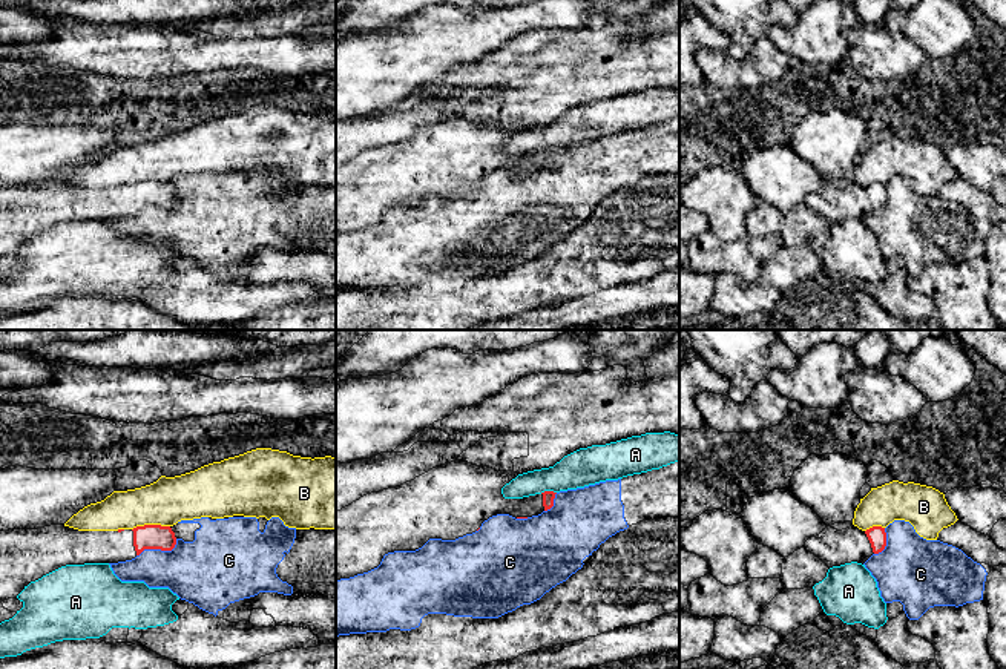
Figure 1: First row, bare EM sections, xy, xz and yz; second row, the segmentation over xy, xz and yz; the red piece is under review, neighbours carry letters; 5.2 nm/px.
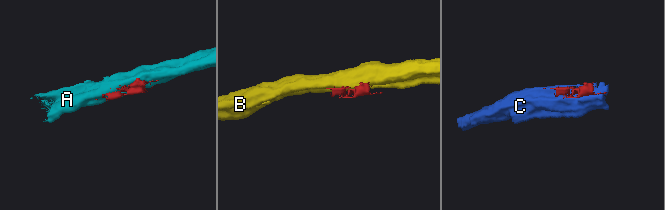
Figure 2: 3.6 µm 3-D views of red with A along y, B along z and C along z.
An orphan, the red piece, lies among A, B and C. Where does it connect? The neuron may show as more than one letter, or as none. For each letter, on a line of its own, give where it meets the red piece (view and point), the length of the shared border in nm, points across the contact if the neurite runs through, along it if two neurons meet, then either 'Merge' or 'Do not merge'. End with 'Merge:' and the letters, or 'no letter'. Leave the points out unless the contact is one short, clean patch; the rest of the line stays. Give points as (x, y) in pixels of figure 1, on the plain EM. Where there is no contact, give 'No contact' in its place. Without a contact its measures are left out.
A: Touches red at xz (548, 148). Shared border 90 nm. Do not merge
B: Touches red at xy (151, 181). Shared border 200 nm. Do not merge
C: Touches red at xy (158, 204). Shared border 240 nm. Do not merge
Merge: no letter

